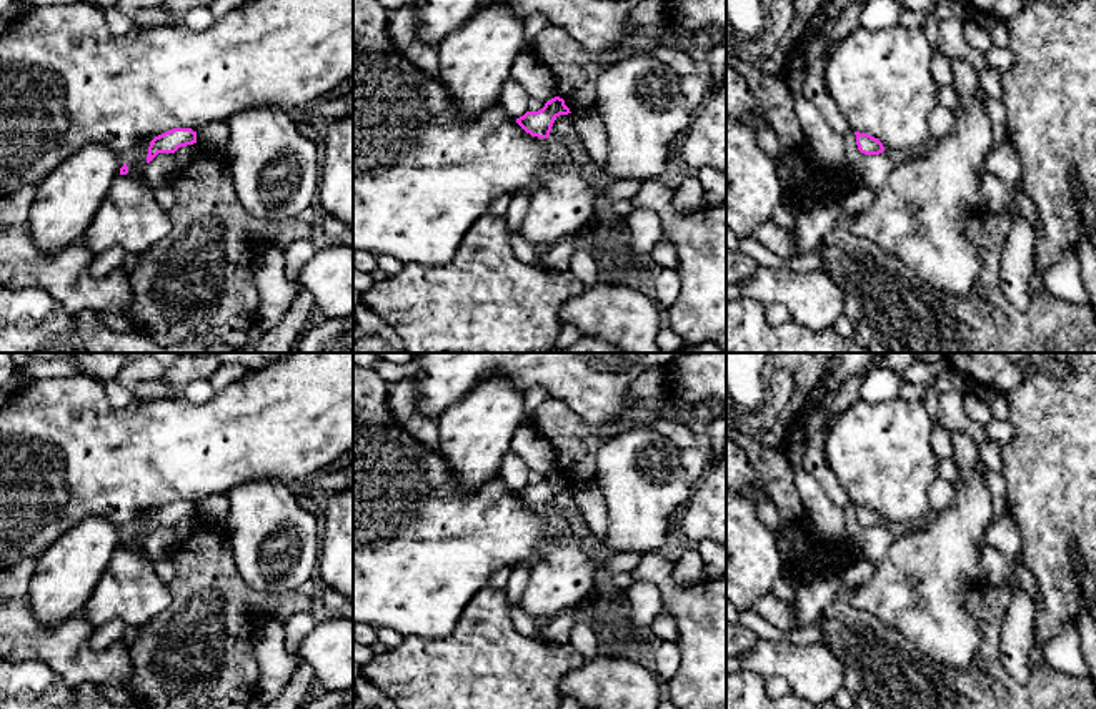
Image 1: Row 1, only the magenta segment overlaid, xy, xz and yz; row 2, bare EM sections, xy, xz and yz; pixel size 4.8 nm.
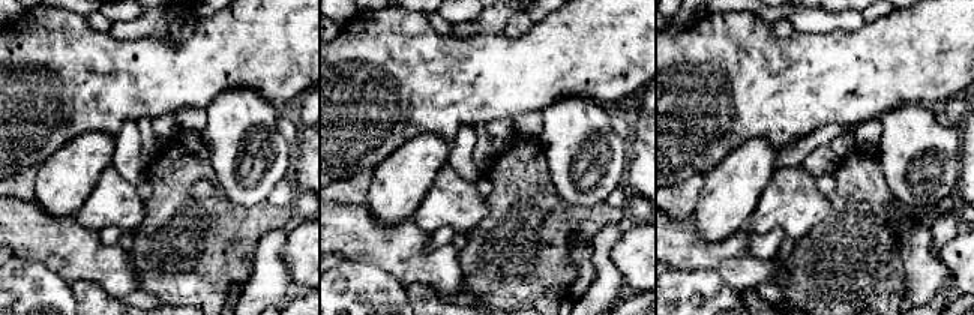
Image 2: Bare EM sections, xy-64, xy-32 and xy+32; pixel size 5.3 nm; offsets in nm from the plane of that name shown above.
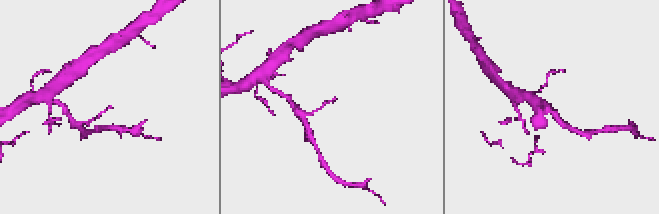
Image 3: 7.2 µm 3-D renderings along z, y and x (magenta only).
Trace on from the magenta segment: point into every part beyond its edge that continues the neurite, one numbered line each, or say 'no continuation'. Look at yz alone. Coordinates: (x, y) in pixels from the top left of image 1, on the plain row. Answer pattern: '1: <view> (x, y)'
no continuation

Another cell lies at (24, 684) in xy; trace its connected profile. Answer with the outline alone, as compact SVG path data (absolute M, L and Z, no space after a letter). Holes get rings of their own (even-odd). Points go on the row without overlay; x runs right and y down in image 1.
M0 661L0 709L82 709L72 689L42 661Z

